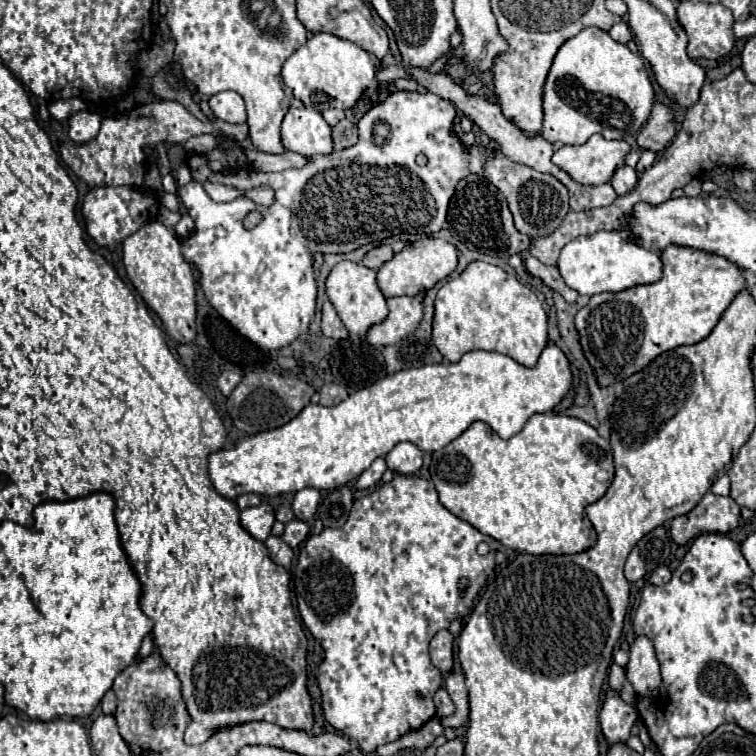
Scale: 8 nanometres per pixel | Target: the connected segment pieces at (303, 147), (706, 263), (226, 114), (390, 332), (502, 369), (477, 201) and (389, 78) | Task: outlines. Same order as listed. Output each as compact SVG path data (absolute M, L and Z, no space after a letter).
M289 108L281 124L281 142L285 150L307 158L333 152L331 126L313 108Z
M667 246L661 254L663 278L655 284L635 286L619 294L591 296L573 324L579 332L583 356L593 366L597 384L607 388L621 378L643 370L653 358L677 346L697 344L709 336L733 298L747 288L739 268L719 256L693 248Z
M227 90L227 92L219 92L219 94L211 96L209 106L215 112L215 116L225 120L225 122L241 124L241 122L247 120L247 116L245 116L245 102L243 102L243 98L237 92Z
M423 294L387 298L389 316L385 322L375 324L367 332L367 340L375 348L397 344L401 338L413 334L423 318Z
M555 344L547 346L535 368L519 366L513 358L503 356L499 352L467 352L455 364L431 364L423 368L401 370L393 376L387 376L369 388L357 390L347 400L337 406L325 408L319 404L309 404L301 410L297 418L289 424L261 432L249 440L241 440L237 446L215 452L209 456L209 476L215 490L235 500L235 496L255 492L255 494L283 494L283 492L299 492L307 486L317 490L335 490L355 480L363 470L371 466L371 462L379 456L389 454L397 442L413 442L423 452L435 452L445 448L451 440L455 440L461 432L465 432L473 422L481 420L491 426L495 434L503 440L515 436L525 422L539 412L549 412L559 400L569 392L571 386L571 370L569 360L563 350Z
M469 174L465 180L457 184L457 190L449 202L447 230L451 232L453 238L463 242L469 250L485 256L499 256L503 260L527 250L531 242L525 234L521 234L515 228L505 196L487 178L475 176L475 174Z
M390 65L376 75L378 82L381 84L393 82L397 78L408 79L408 74L401 65Z

